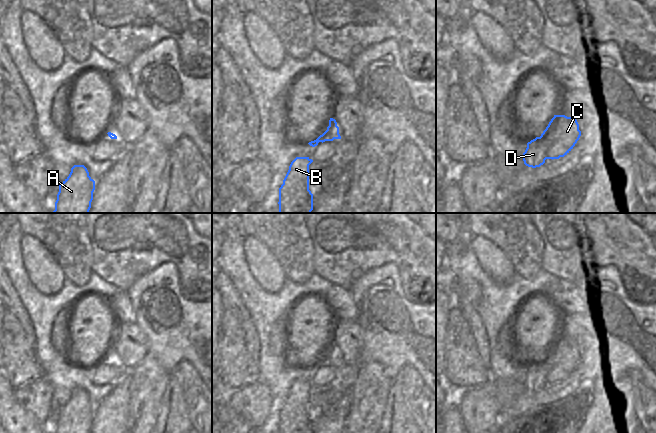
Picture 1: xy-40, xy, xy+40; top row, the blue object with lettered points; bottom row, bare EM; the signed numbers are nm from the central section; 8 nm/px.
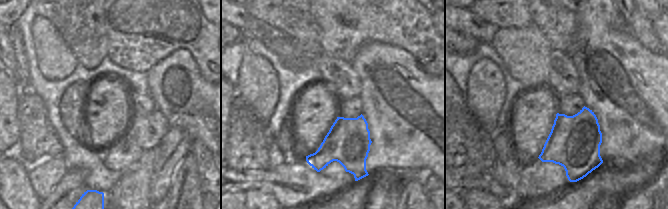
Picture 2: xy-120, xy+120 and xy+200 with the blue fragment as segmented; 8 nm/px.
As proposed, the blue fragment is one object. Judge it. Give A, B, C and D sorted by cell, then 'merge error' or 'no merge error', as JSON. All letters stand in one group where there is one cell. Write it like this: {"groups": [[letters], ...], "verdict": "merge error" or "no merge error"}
{"groups": [["A", "B", "C", "D"]], "verdict": "no merge error"}

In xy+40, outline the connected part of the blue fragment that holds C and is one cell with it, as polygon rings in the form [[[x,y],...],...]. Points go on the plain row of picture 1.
[[[554,339],[540,361],[527,367],[523,377],[524,388],[536,392],[546,383],[559,383],[567,379],[581,360],[579,348],[574,341]]]

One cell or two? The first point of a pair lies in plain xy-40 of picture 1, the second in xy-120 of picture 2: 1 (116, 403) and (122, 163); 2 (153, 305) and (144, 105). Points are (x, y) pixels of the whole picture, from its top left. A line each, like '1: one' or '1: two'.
1: two
2: two

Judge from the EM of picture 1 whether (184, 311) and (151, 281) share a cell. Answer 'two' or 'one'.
one

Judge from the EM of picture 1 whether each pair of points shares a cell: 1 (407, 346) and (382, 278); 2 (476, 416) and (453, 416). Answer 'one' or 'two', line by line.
1: one
2: two

